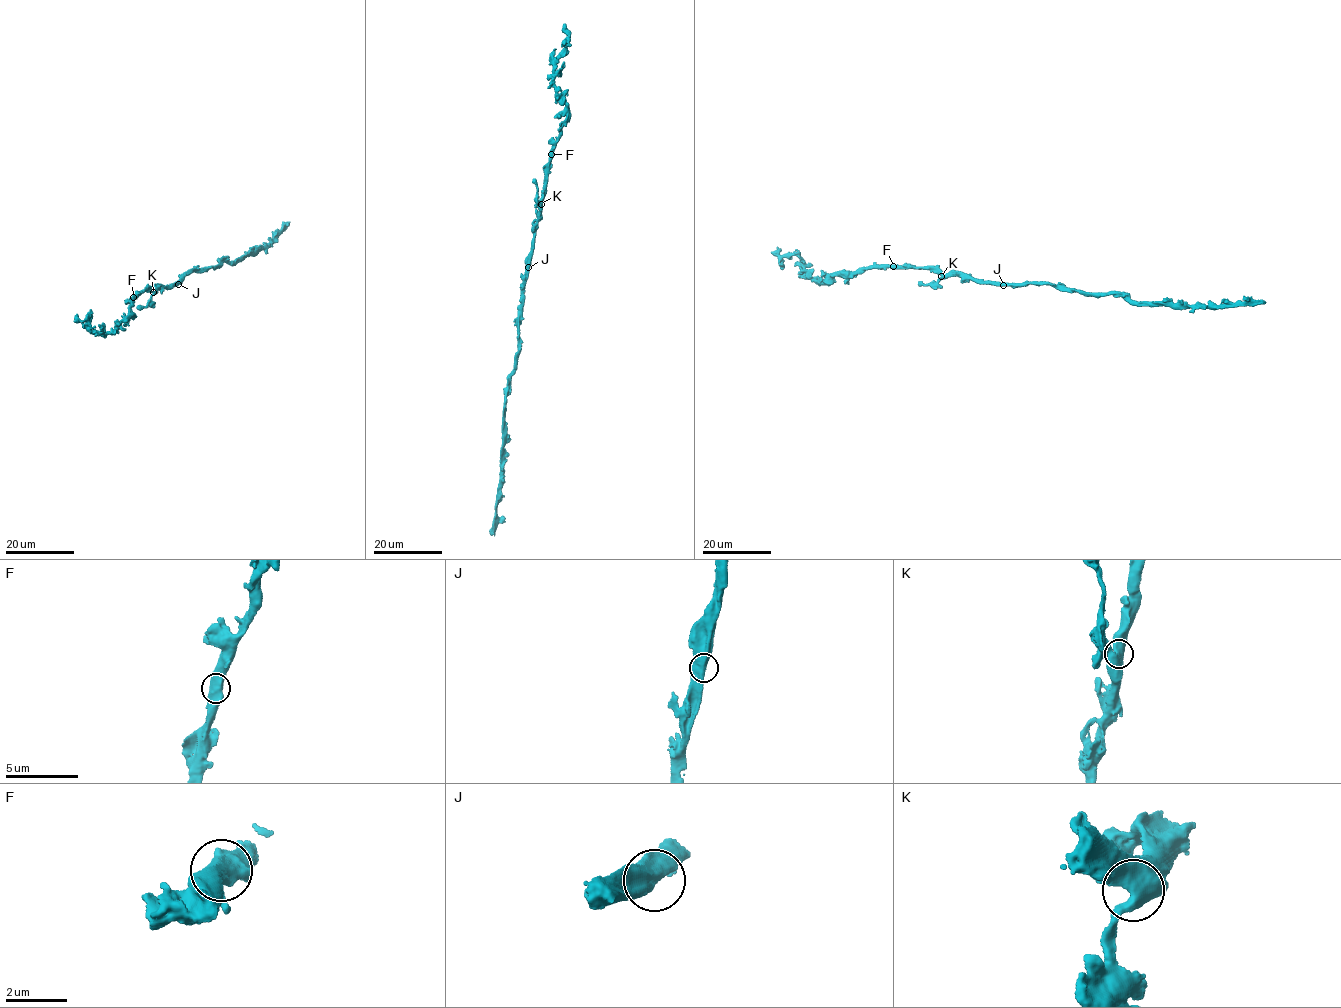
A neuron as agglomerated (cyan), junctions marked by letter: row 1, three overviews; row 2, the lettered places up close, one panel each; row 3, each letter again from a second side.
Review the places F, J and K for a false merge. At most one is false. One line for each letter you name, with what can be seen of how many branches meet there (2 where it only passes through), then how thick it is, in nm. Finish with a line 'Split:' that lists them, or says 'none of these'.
Split: none of these

